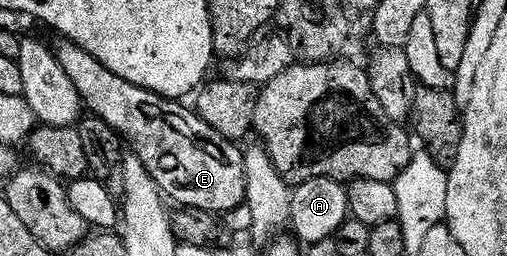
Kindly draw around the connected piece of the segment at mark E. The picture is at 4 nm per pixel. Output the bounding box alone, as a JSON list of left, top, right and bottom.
[51,39,247,215]

